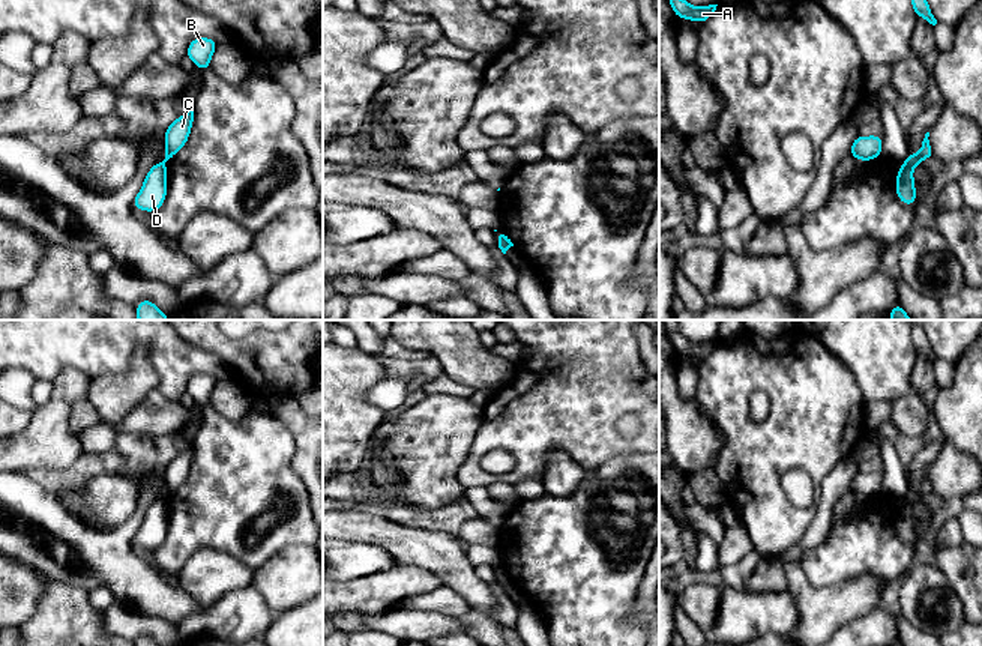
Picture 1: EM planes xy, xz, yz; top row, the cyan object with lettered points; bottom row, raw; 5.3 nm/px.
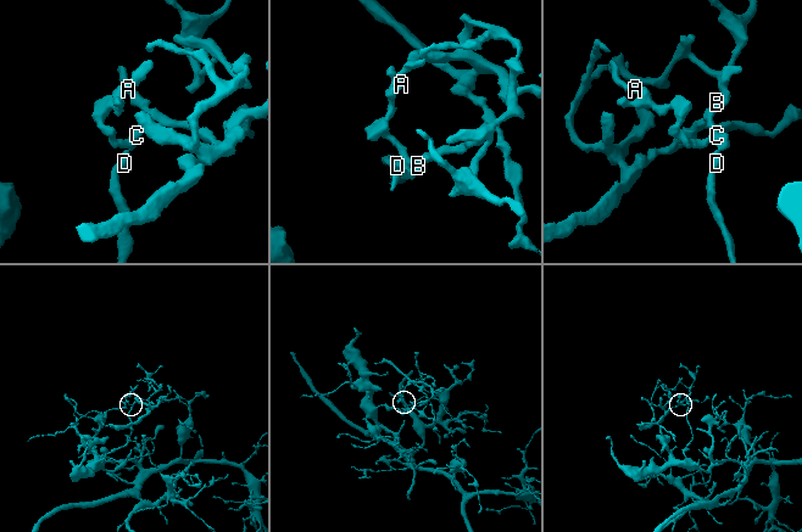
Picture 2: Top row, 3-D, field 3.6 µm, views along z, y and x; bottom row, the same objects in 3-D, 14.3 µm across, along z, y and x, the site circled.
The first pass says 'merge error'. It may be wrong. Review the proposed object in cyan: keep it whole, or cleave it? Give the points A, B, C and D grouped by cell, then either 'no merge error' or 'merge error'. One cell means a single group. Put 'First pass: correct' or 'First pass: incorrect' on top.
First pass: correct
A B C / D | merge error

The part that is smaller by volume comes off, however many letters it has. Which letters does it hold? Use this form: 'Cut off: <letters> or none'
Cut off: A, B, C

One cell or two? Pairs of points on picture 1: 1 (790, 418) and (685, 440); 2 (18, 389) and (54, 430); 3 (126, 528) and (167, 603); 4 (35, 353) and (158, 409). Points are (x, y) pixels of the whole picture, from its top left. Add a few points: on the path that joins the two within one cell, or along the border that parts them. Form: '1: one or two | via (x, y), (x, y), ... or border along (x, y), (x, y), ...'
1: two | border along (698, 404), (698, 409), (724, 440), (713, 466)
2: two | border along (36, 407), (32, 413)
3: one | via (125, 546), (125, 561), (149, 585)
4: two | border along (155, 389), (177, 401)

